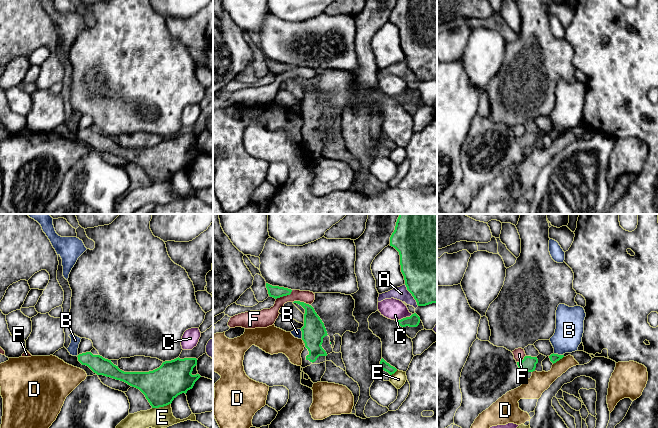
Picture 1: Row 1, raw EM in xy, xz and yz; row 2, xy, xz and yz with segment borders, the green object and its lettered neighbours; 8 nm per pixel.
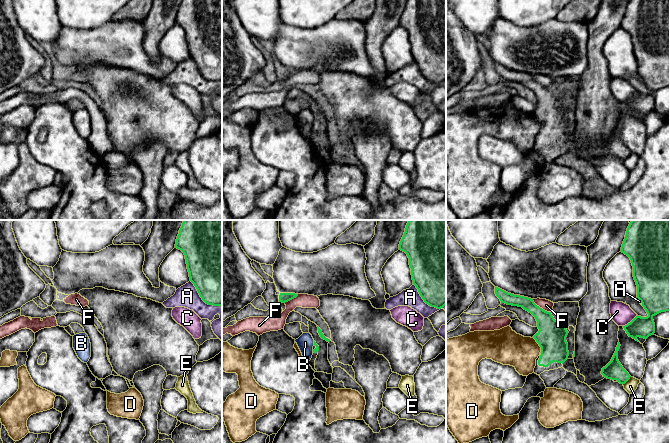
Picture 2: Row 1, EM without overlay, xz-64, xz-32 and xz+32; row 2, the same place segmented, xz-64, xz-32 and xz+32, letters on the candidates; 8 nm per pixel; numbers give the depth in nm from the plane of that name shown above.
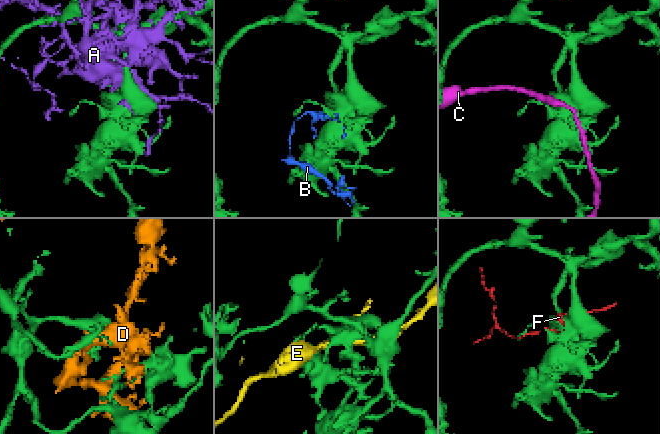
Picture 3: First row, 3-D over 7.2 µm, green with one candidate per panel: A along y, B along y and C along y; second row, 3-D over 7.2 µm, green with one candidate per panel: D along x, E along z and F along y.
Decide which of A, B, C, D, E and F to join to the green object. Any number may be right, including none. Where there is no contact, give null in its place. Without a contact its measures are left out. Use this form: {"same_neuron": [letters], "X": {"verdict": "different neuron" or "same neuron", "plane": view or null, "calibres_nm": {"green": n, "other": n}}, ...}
{"same_neuron": [], "A": {"verdict": "different neuron", "plane": "xz", "calibres_nm": {"green": 480, "other": 120}}, "B": {"verdict": "different neuron", "plane": "xz", "calibres_nm": {"green": 190, "other": 80}}, "C": {"verdict": "different neuron", "plane": "xz", "calibres_nm": {"green": 100, "other": 170}}, "D": {"verdict": "different neuron", "plane": "yz", "calibres_nm": {"green": 70, "other": 160}}, "E": {"verdict": "different neuron", "plane": "xy", "calibres_nm": {"green": 280, "other": 170}}, "F": {"verdict": "different neuron", "plane": "xz", "calibres_nm": {"green": 100, "other": 140}}}

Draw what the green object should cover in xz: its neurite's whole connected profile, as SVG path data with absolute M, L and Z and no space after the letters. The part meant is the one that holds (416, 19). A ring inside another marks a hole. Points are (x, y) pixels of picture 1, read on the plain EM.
M396 0L390 22L399 28L405 61L417 81L437 79L437 0Z

